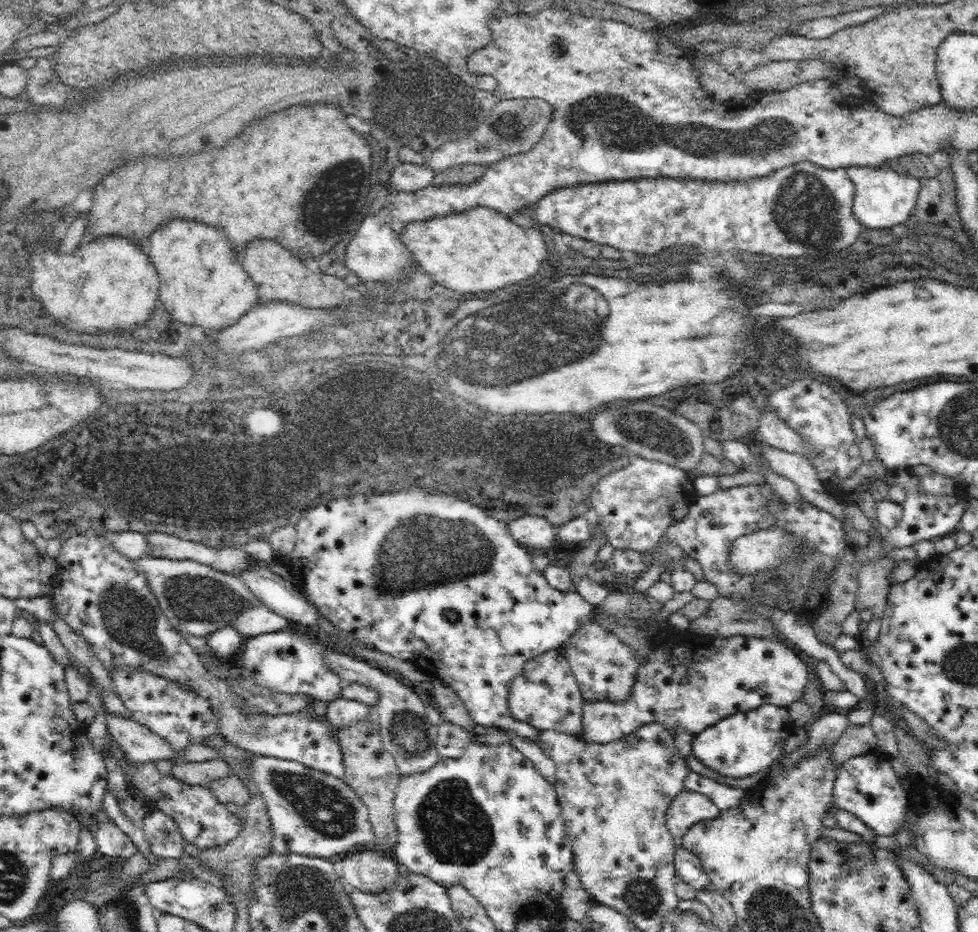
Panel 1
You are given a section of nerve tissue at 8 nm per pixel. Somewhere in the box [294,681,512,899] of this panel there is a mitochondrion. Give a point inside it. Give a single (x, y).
(456, 830)

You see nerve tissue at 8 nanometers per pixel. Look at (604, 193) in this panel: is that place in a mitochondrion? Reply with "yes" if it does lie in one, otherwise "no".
no

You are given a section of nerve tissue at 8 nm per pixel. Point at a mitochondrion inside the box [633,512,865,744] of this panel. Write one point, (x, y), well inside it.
(783, 549)

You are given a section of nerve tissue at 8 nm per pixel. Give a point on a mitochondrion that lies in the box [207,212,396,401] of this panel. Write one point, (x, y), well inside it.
(362, 378)

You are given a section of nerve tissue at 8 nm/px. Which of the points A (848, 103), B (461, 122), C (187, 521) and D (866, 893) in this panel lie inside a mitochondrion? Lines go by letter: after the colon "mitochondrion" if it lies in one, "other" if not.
A: other
B: mitochondrion
C: other
D: other

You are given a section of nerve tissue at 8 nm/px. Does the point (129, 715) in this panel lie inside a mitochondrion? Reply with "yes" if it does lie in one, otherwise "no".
no

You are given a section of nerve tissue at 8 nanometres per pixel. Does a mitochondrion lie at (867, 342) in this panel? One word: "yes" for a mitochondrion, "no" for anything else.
no

